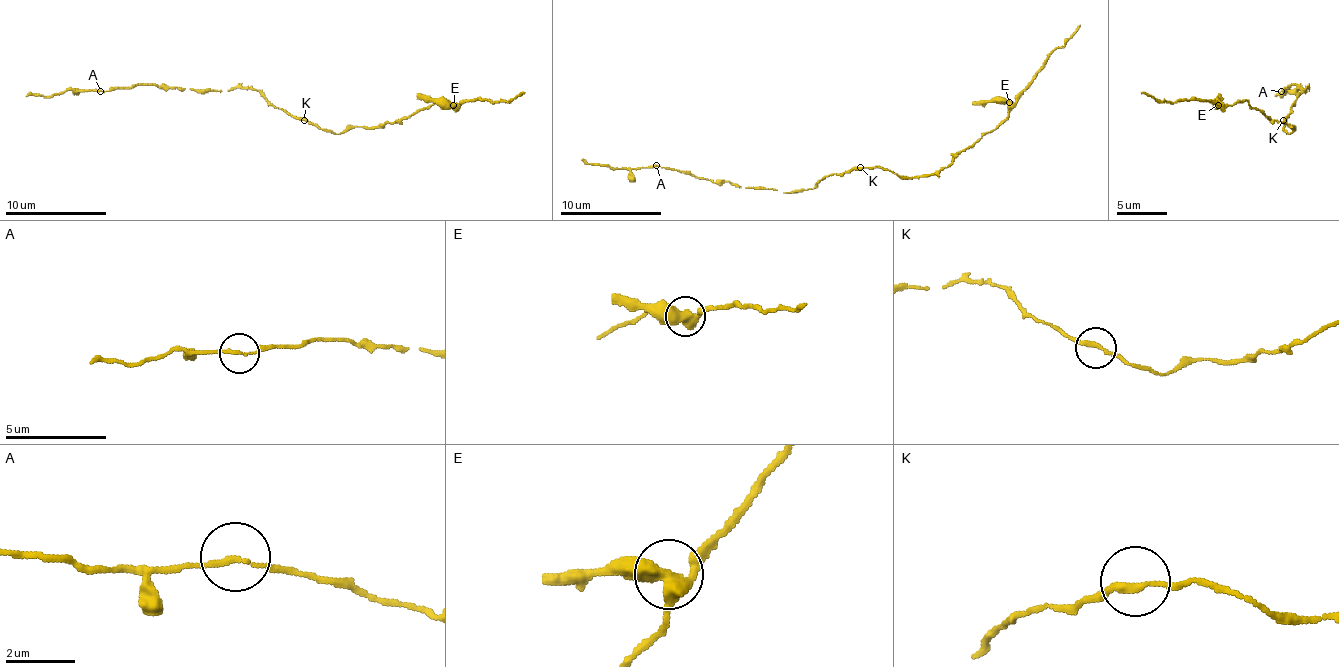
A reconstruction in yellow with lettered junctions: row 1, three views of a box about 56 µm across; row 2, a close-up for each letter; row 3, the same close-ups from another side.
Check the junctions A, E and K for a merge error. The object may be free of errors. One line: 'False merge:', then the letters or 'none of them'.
False merge: E

